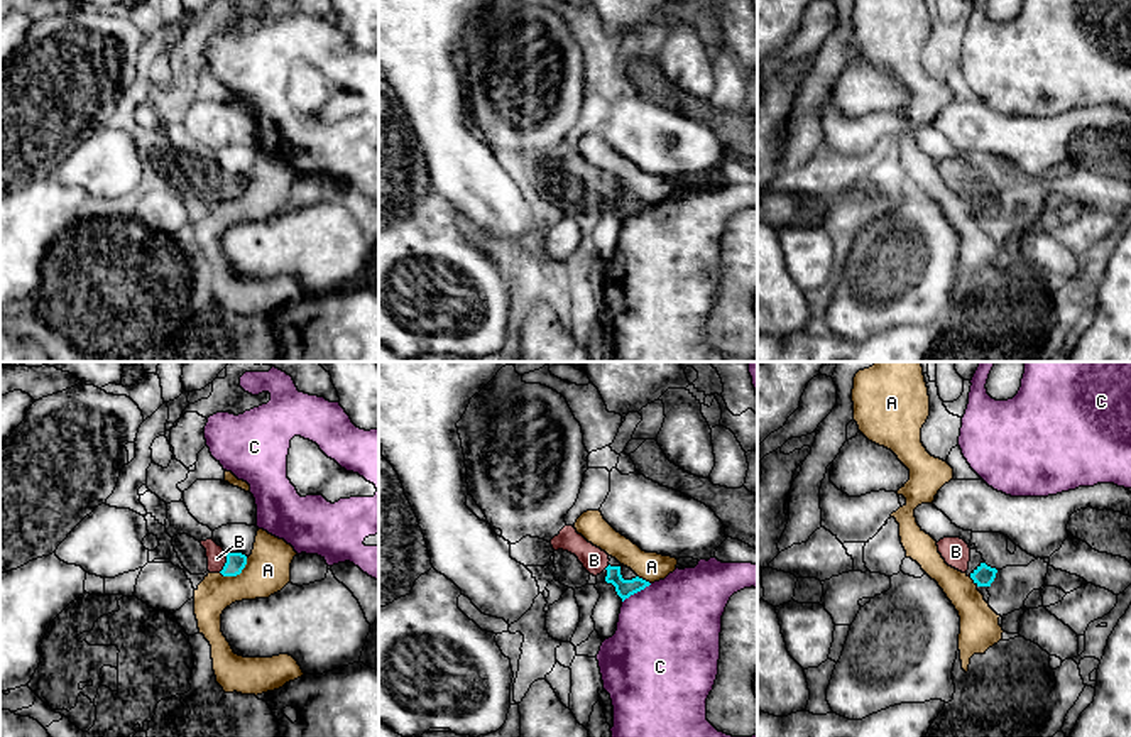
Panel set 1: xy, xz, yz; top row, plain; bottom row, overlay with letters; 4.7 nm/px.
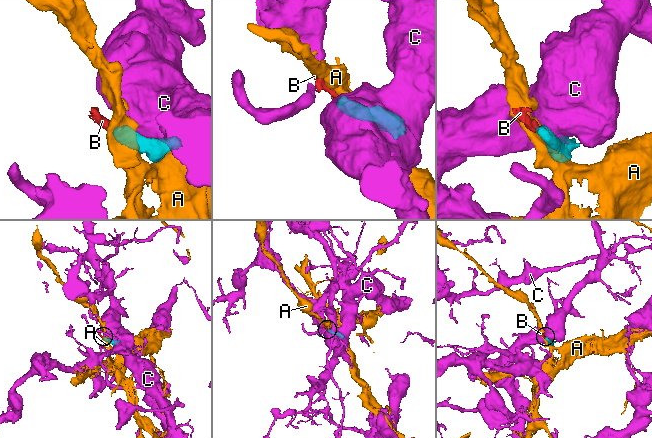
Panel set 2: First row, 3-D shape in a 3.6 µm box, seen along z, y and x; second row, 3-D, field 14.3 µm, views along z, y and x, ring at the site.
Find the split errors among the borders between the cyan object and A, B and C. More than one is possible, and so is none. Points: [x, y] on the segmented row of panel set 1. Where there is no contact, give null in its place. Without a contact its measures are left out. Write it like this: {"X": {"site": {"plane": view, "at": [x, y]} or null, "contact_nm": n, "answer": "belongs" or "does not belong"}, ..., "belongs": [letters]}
{"A": {"site": {"plane": "xy", "at": [237, 573]}, "contact_nm": 150, "answer": "does not belong"}, "B": {"site": {"plane": "xy", "at": [225, 563]}, "contact_nm": 100, "answer": "belongs"}, "C": {"site": {"plane": "xz", "at": [636, 592]}, "contact_nm": 170, "answer": "does not belong"}, "belongs": ["B"]}

